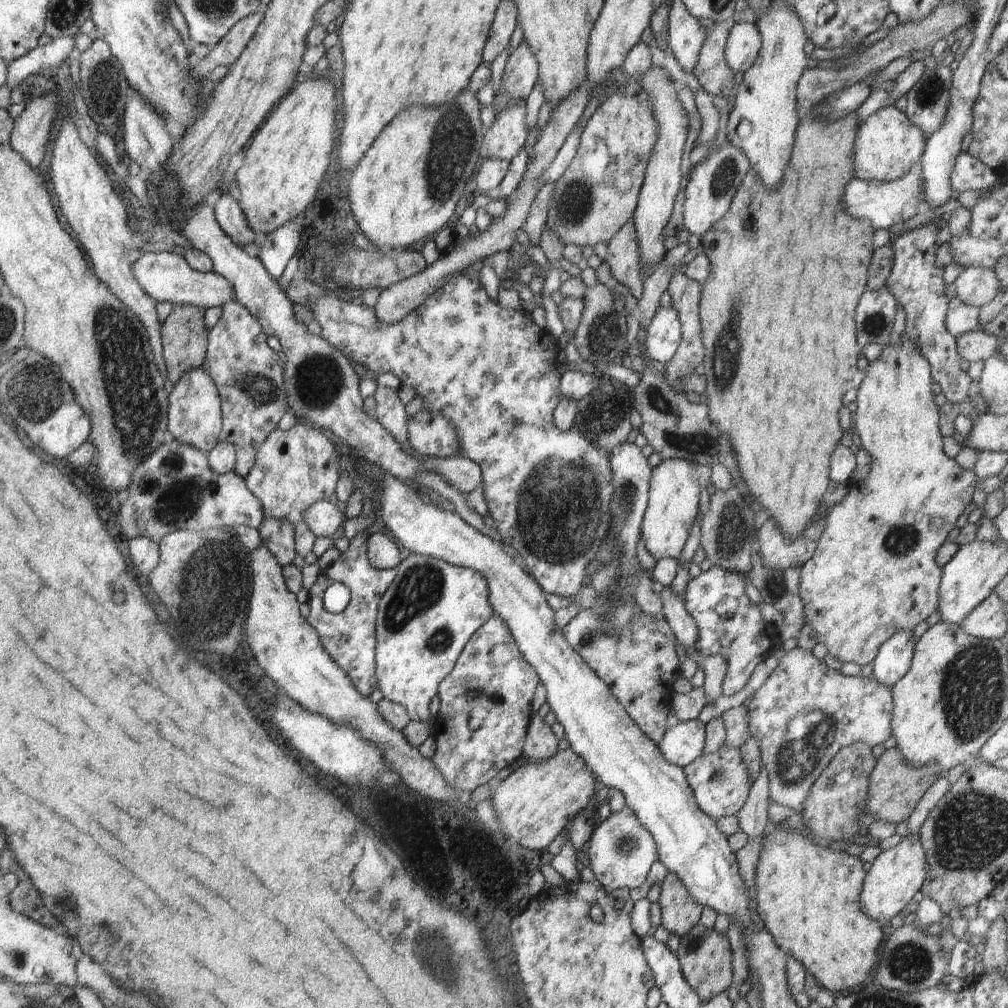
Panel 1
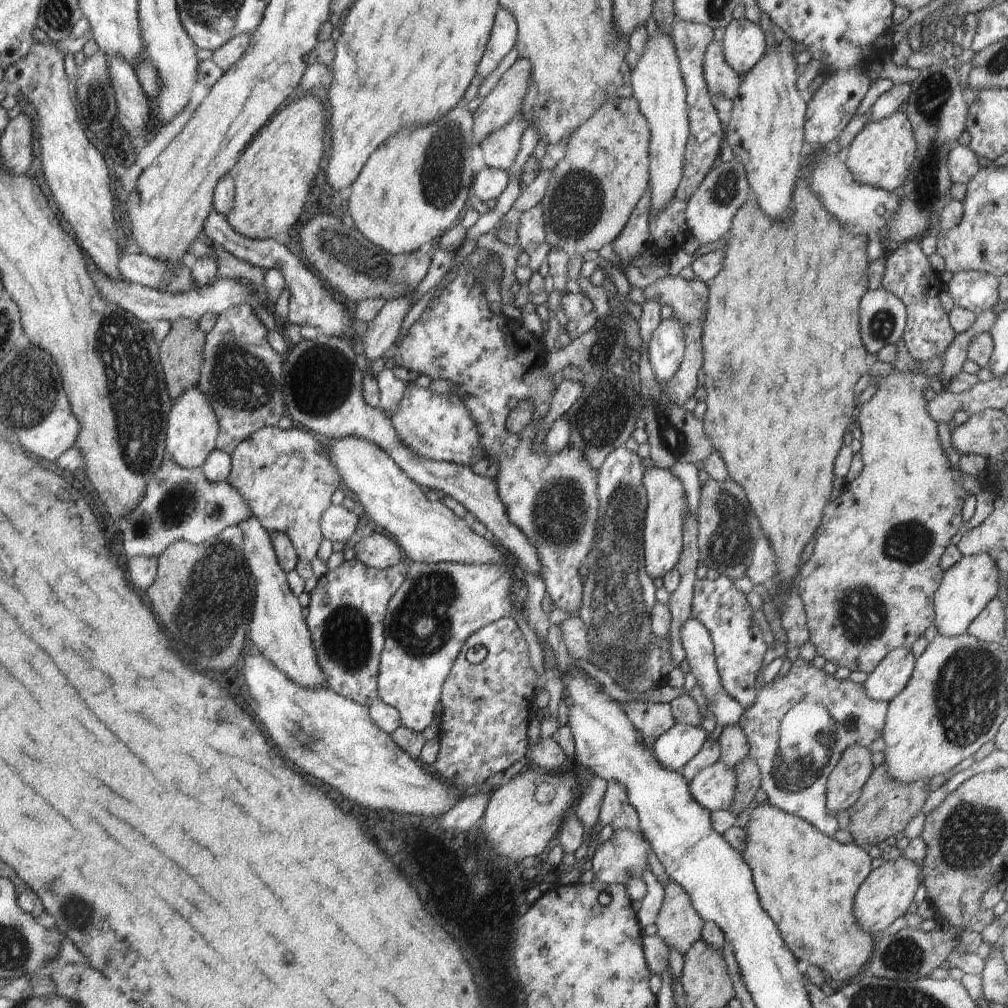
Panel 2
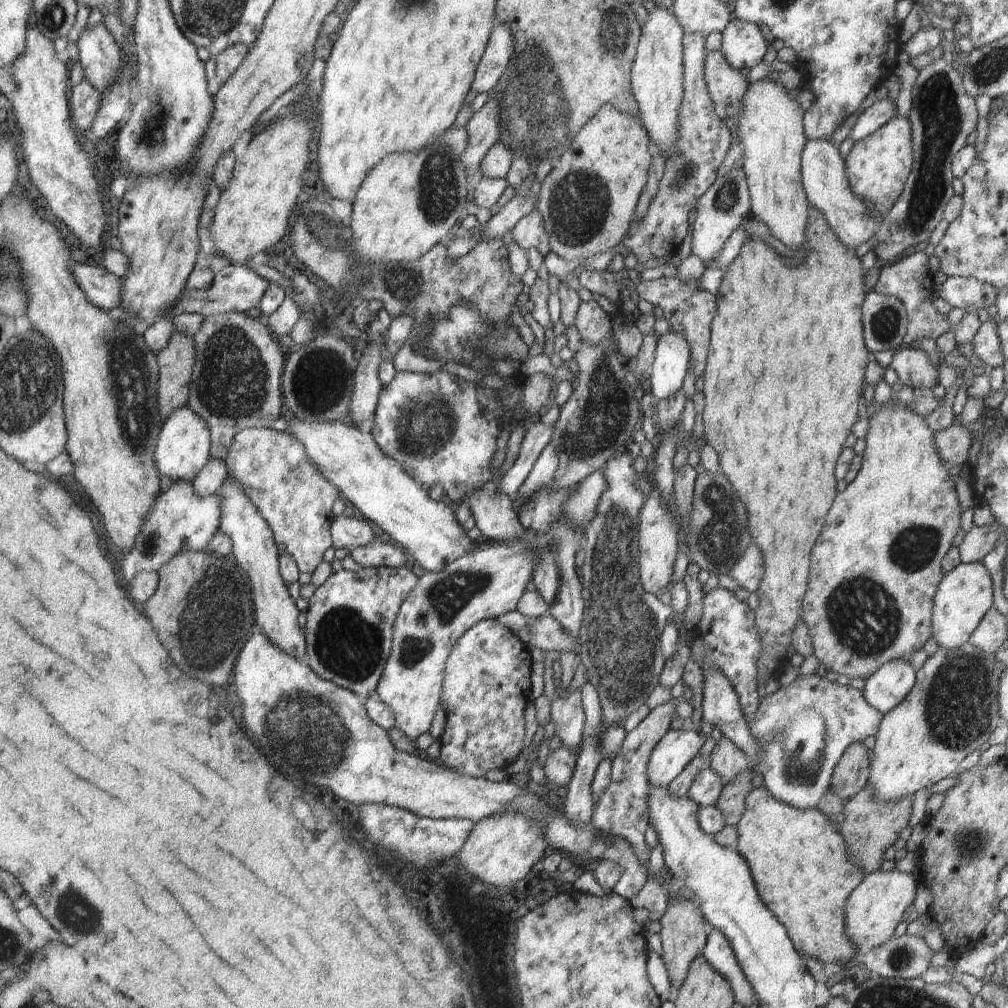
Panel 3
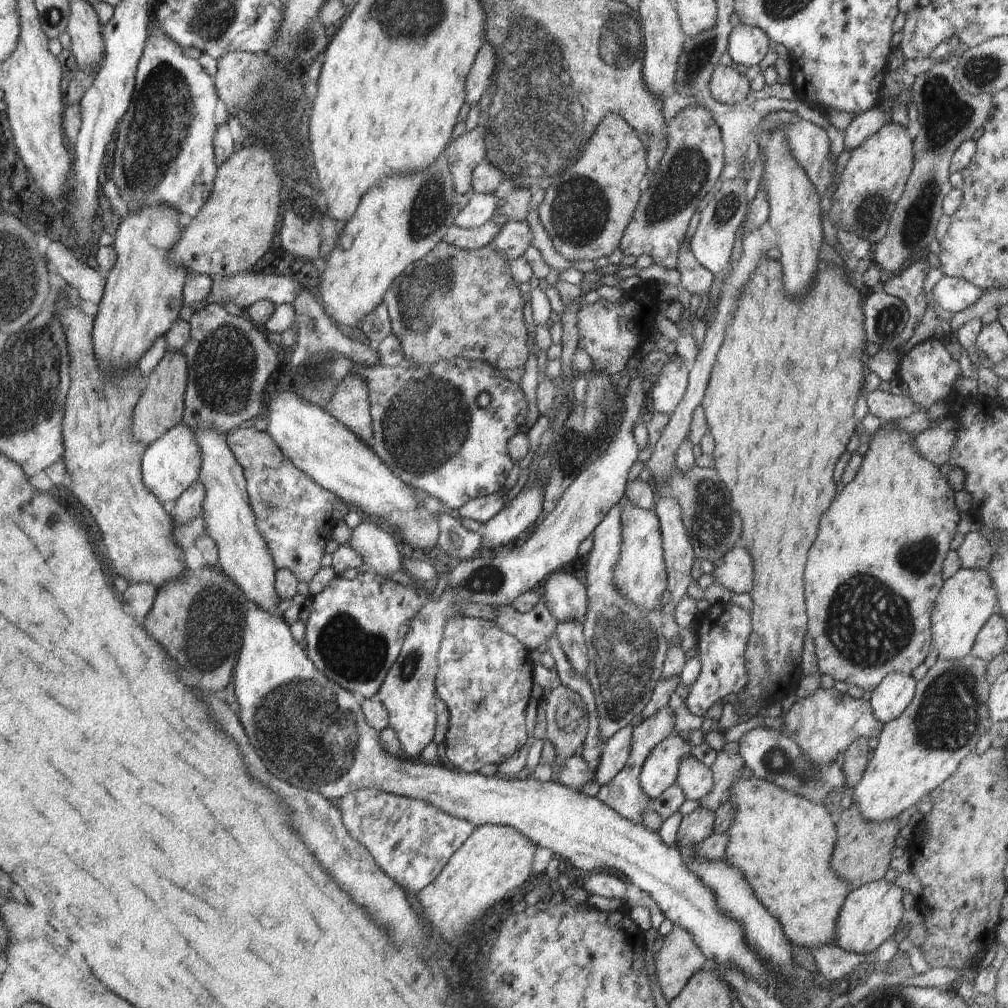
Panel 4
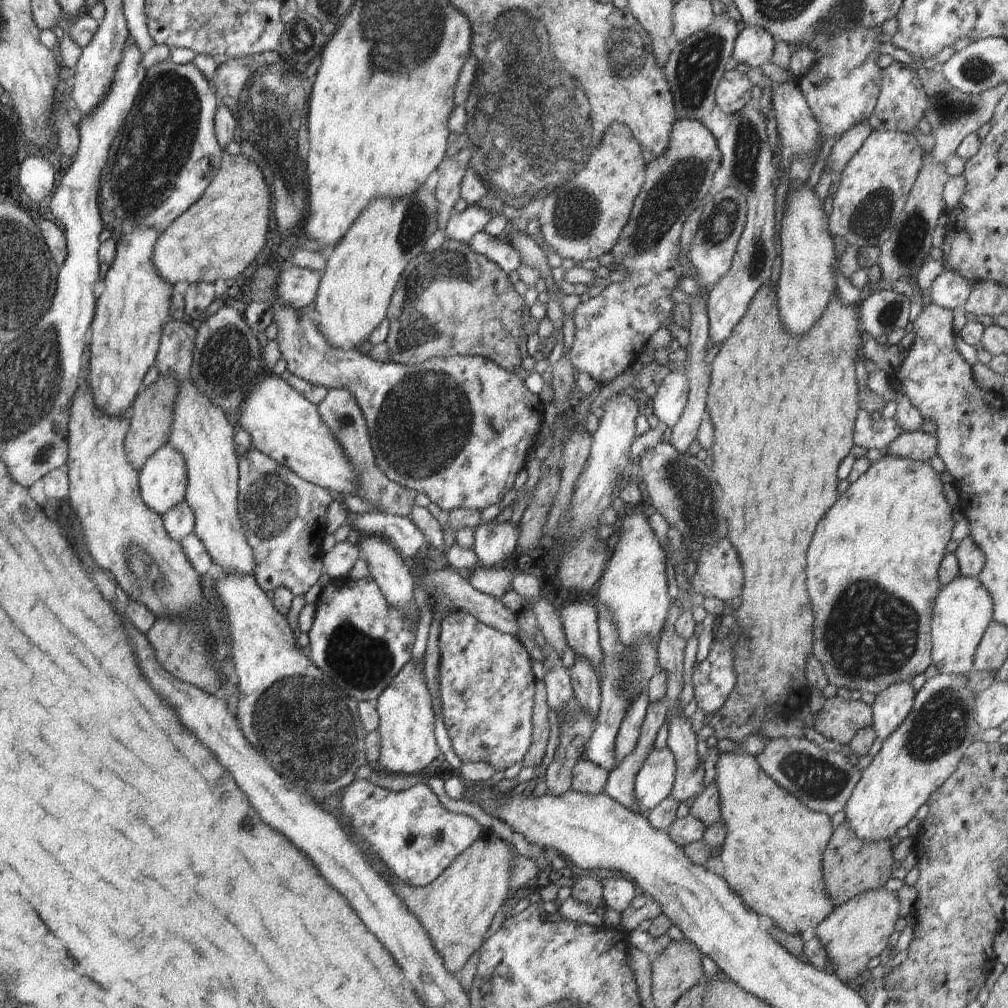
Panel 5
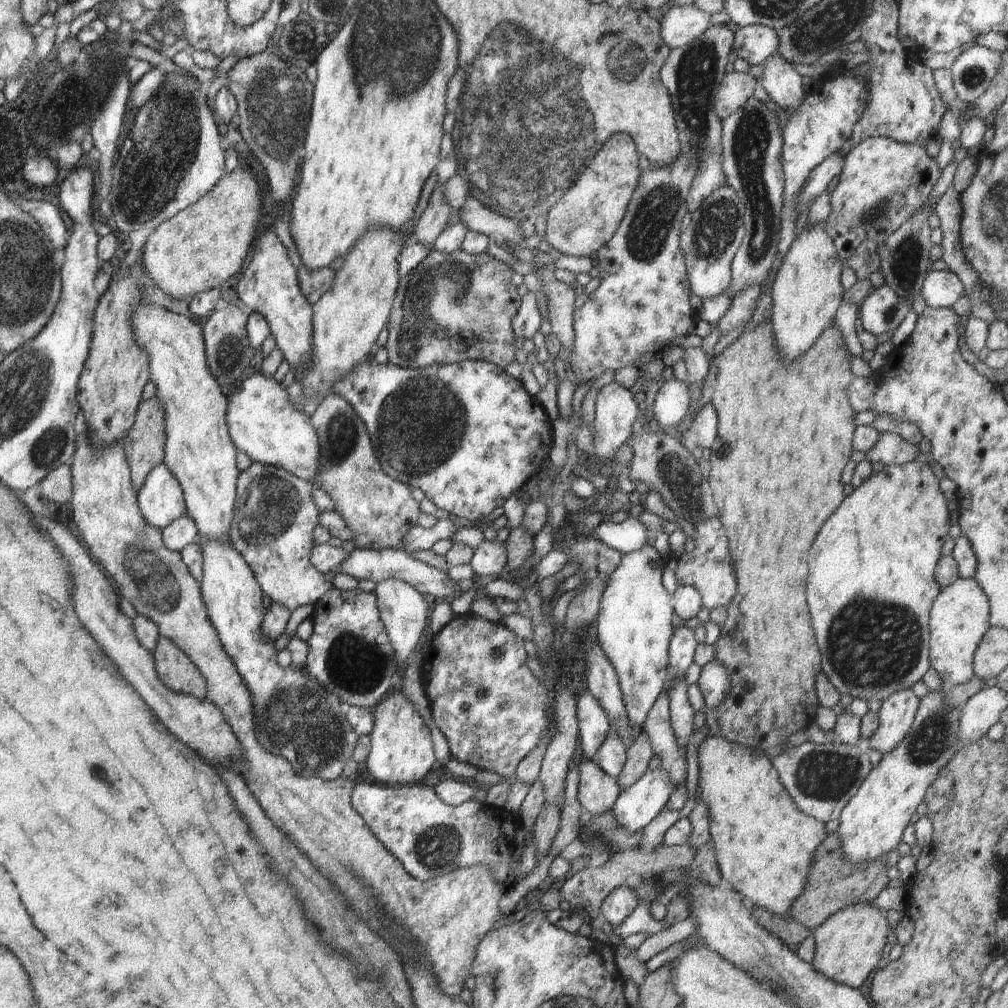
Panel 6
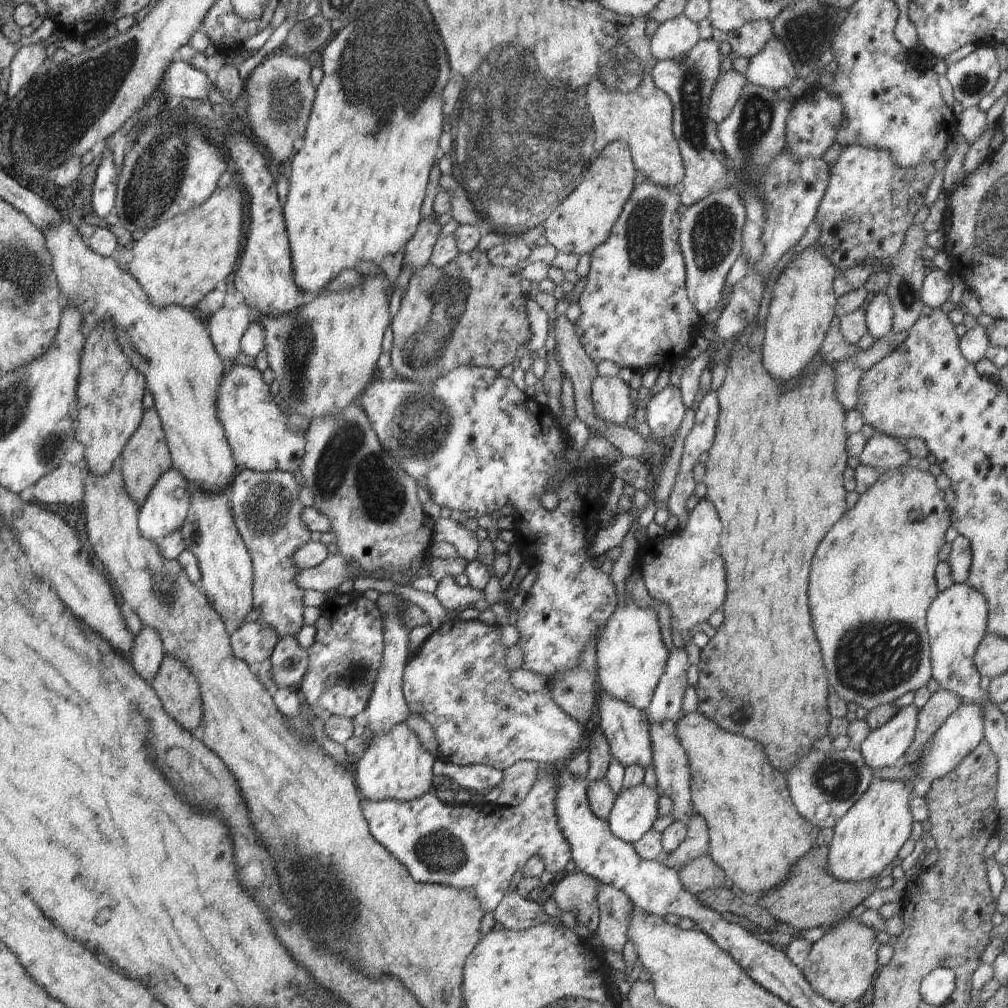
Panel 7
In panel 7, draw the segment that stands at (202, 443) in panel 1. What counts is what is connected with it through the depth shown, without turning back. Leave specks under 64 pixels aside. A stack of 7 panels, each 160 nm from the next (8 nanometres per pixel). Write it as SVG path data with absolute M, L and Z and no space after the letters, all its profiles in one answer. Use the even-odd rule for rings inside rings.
M172 466L155 480L144 504L139 508L138 526L145 537L157 543L167 534L180 530L190 508L191 492L188 486L185 478Z

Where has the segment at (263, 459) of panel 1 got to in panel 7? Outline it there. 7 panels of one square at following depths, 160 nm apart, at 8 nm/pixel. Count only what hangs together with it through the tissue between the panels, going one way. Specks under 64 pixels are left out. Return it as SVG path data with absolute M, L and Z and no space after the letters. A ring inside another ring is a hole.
M244 469L235 476L230 488L231 513L253 564L253 608L261 612L258 621L269 624L279 638L296 635L303 627L305 590L297 585L300 568L293 559L294 551L311 540L311 530L301 519L305 507L298 493L302 487L292 473Z

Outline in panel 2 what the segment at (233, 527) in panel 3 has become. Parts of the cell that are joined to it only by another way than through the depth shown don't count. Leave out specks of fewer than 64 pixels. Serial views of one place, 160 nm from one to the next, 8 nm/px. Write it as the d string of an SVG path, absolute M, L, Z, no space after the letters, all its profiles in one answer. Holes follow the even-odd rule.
M250 517L247 521L242 521L238 526L242 529L244 535L241 553L249 564L250 573L255 581L254 608L248 632L250 642L264 658L268 659L268 662L271 662L278 670L284 672L284 674L299 687L317 689L318 687L324 686L324 688L328 688L328 686L326 686L325 676L317 661L311 632L306 626L305 619L302 618L302 607L300 607L298 597L289 587L287 573L285 573L278 564L269 531L260 524L260 521L256 517Z

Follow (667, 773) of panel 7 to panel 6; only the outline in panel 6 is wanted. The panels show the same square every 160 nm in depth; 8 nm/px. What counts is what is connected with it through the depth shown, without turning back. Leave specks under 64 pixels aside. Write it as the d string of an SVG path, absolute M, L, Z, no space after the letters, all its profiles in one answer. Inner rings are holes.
M666 690L662 691L650 708L641 728L646 731L655 755L675 787L686 782L686 747L683 749L675 739L670 726L669 702Z

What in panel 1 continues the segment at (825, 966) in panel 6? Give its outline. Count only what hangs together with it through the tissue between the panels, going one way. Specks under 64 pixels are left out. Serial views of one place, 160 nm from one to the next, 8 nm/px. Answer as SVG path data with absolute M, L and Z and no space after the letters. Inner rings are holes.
M919 834L902 837L900 843L888 850L883 850L871 862L859 894L862 912L882 925L890 922L908 906L914 894L921 890L927 874L927 858Z

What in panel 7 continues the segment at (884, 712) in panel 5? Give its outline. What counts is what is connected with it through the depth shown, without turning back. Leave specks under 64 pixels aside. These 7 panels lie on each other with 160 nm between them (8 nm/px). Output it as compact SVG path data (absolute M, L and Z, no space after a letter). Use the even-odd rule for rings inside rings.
M914 704L898 708L890 720L860 743L860 754L873 772L884 766L898 765L914 740L918 713Z

